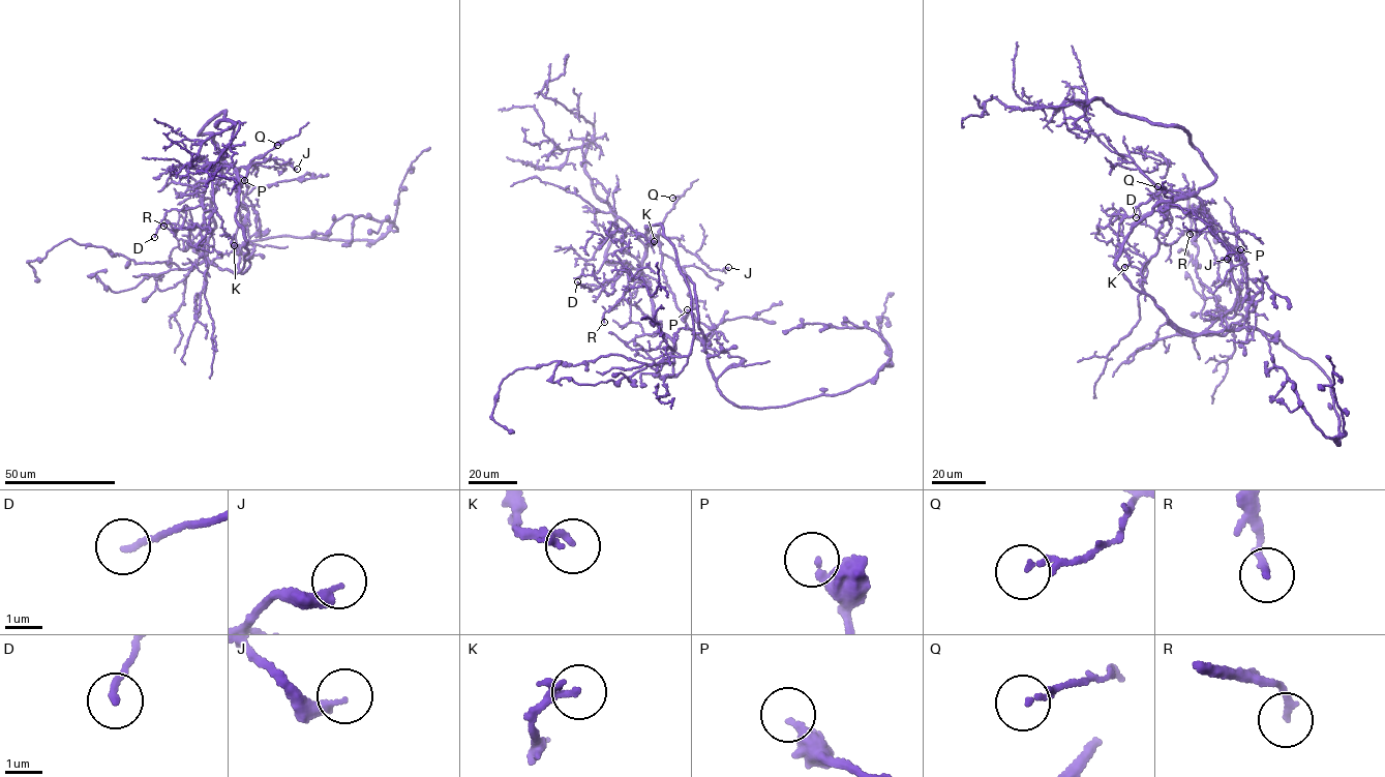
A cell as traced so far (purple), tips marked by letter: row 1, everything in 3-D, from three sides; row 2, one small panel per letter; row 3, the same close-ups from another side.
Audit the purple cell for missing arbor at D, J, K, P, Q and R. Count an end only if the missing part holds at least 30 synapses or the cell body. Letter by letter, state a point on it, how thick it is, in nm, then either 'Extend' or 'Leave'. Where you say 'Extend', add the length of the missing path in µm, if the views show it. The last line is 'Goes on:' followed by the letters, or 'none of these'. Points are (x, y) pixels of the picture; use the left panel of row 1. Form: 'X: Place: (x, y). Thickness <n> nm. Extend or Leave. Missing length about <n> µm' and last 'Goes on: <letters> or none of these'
D: Place: (154, 237). Thickness 170 nm. Leave
J: Place: (297, 169). Thickness 260 nm. Leave
K: Place: (234, 245). Thickness 220 nm. Leave
P: Place: (244, 180). Thickness 360 nm. Leave
Q: Place: (277, 145). Thickness 90 nm. Leave
R: Place: (163, 226). Thickness 170 nm. Leave
Goes on: none of these

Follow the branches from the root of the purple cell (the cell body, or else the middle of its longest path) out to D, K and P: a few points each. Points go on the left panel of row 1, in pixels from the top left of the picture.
D: (238, 175), (239, 168), (247, 169), (244, 178), (228, 163), (217, 166), (203, 202), (167, 211), (154, 237)
K: (238, 175), (239, 168), (247, 169), (244, 178), (223, 162), (211, 178), (215, 210), (234, 245)
P: (238, 175), (237, 203), (251, 205), (257, 214), (246, 196), (247, 186), (244, 180)

